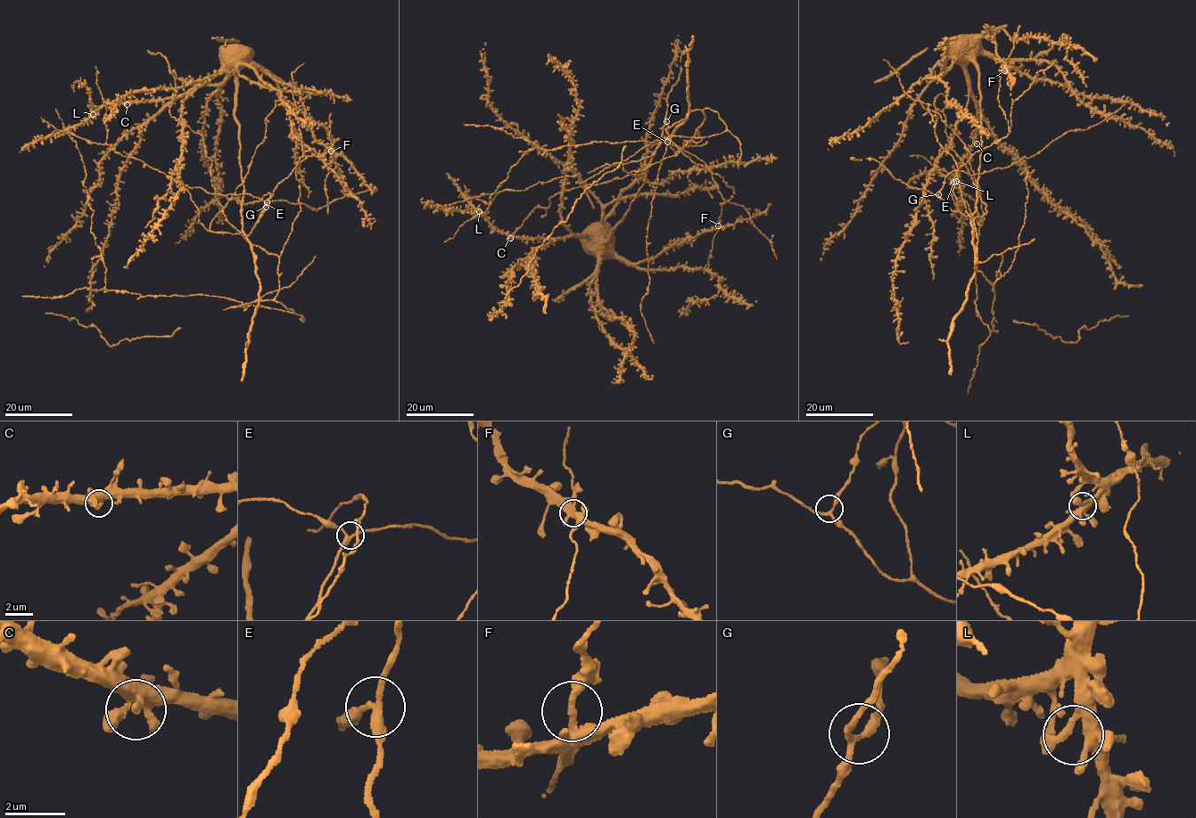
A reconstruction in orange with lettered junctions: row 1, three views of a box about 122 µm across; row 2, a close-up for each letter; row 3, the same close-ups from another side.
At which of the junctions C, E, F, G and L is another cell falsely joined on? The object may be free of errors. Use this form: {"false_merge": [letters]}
{"false_merge": []}

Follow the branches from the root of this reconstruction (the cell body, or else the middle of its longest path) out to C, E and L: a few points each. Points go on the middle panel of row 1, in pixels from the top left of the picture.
C: (615, 178), (606, 184), (589, 184), (564, 192), (559, 212), (569, 235), (554, 238), (510, 238)
E: (615, 178), (629, 174), (622, 169), (625, 164), (654, 154), (661, 134), (667, 142)
L: (615, 178), (564, 192), (559, 212), (570, 233), (563, 237), (527, 238), (499, 233), (479, 211)

